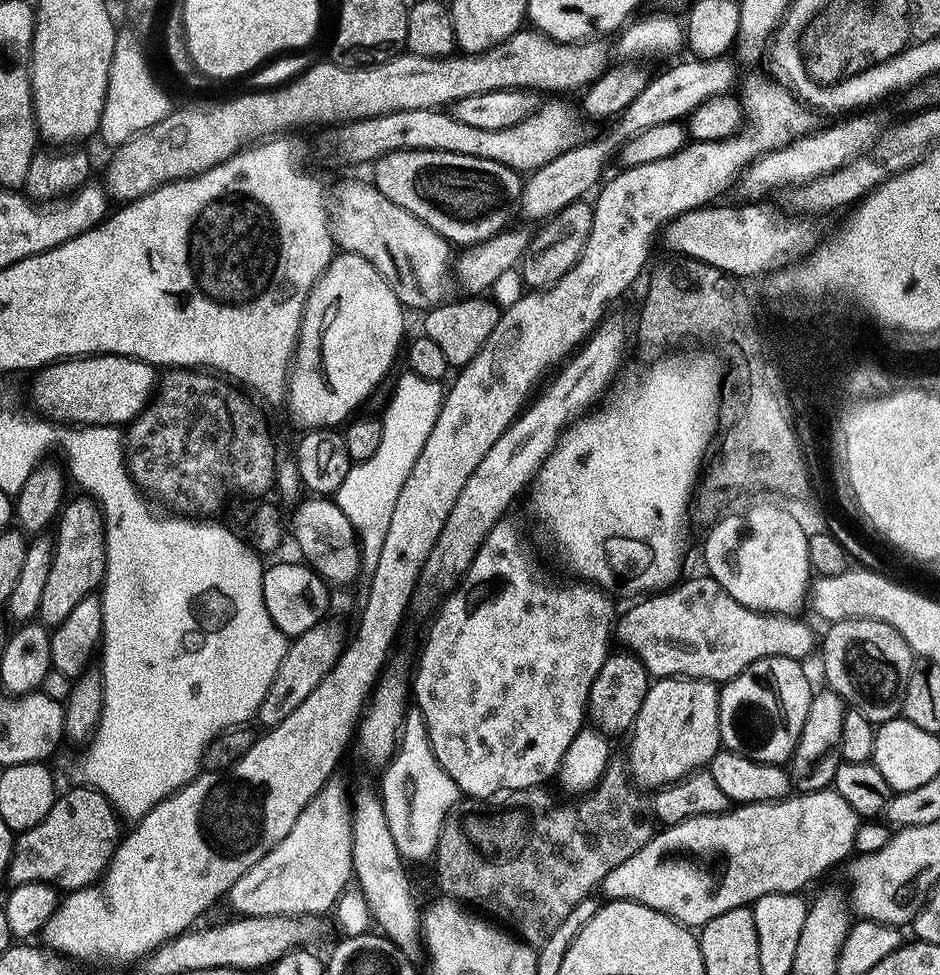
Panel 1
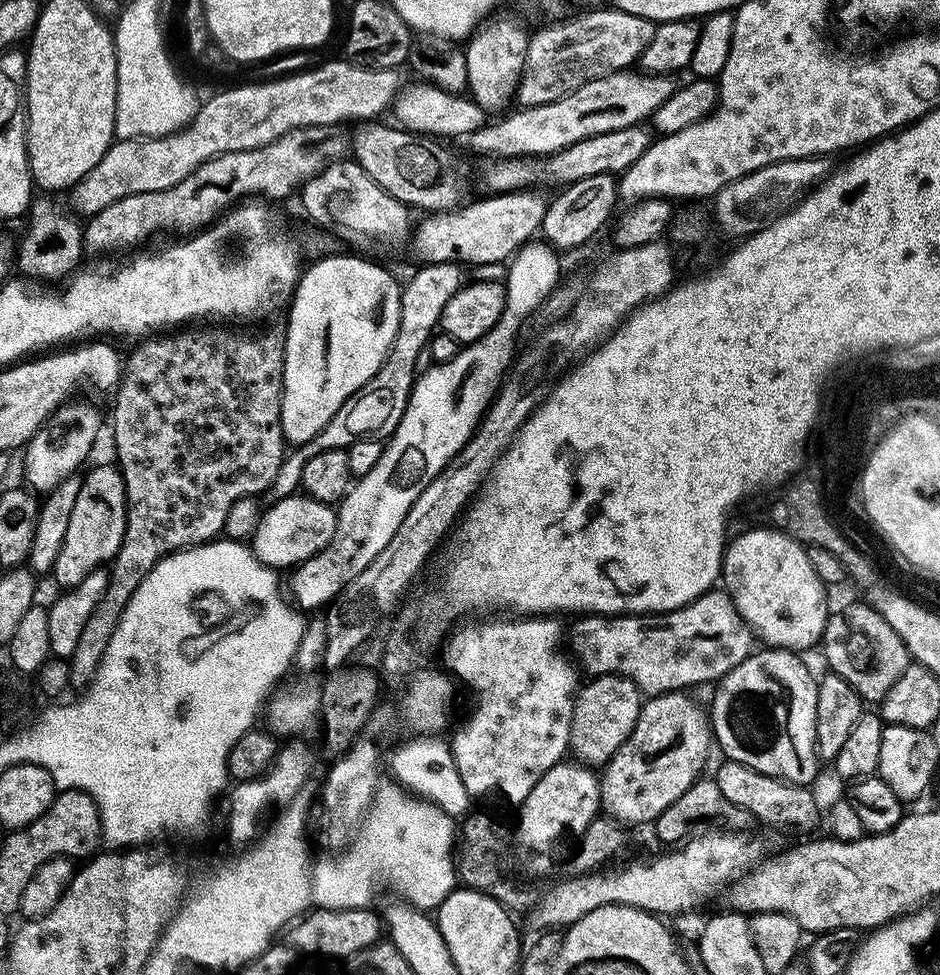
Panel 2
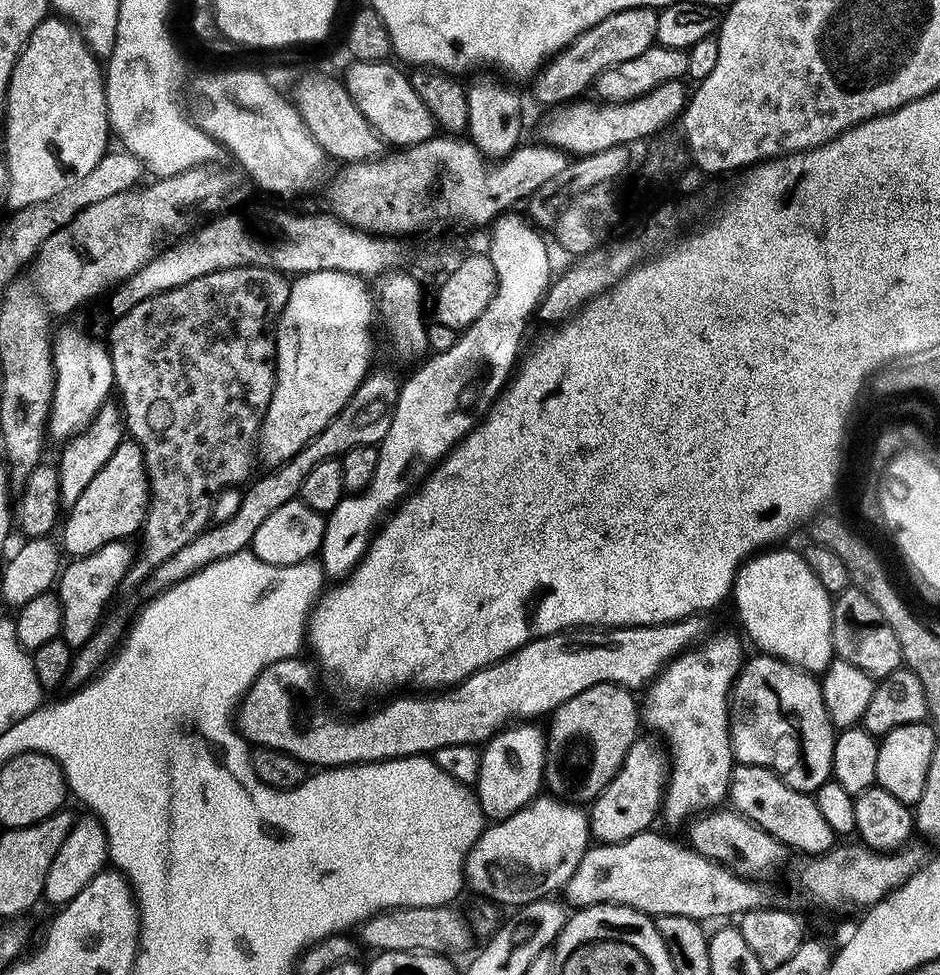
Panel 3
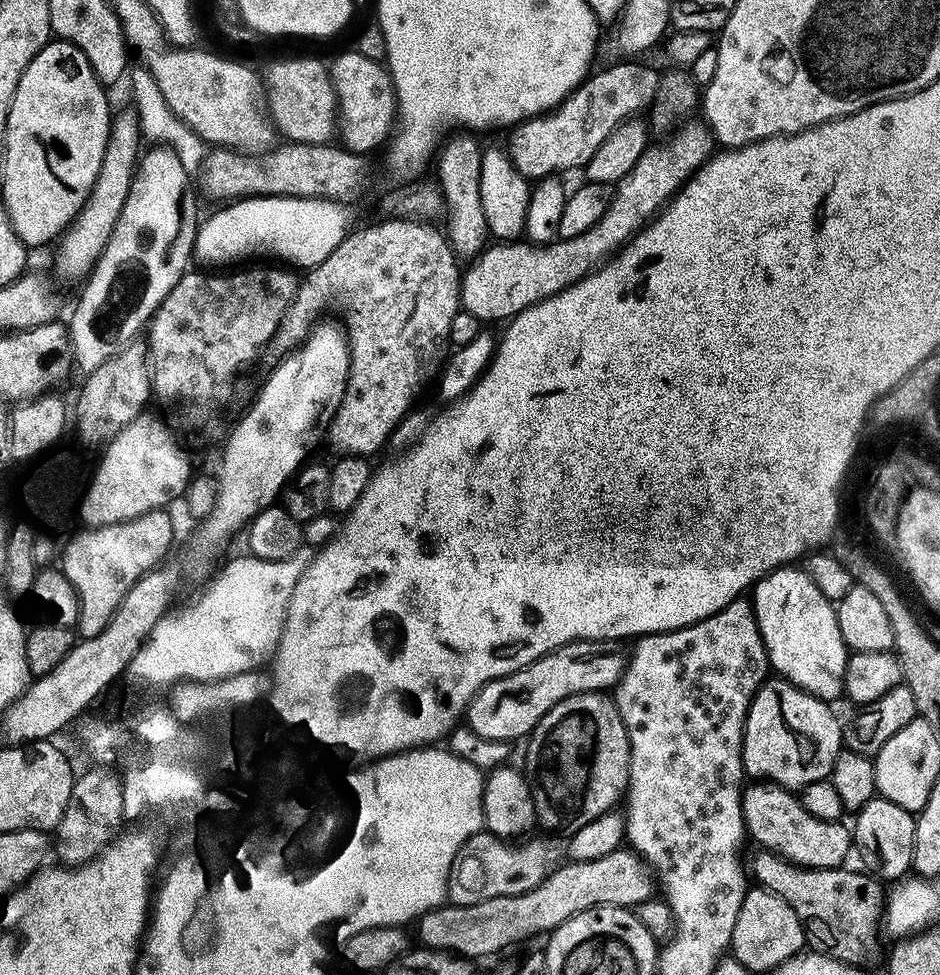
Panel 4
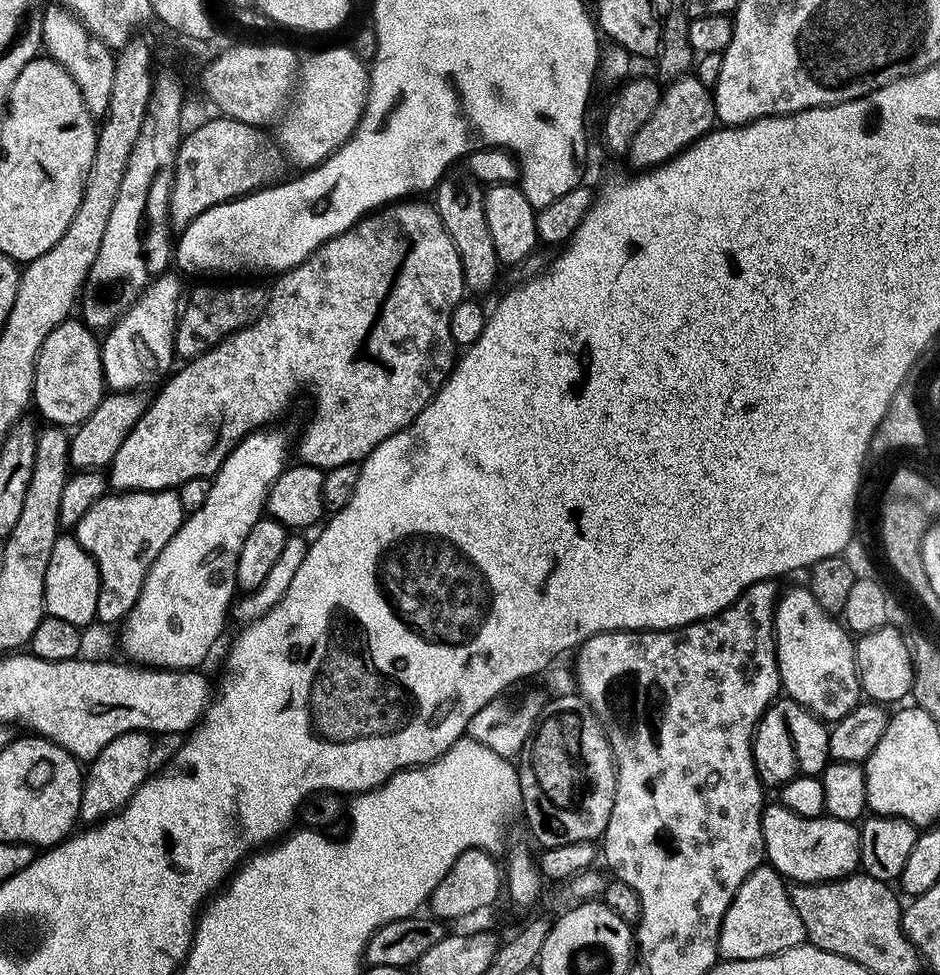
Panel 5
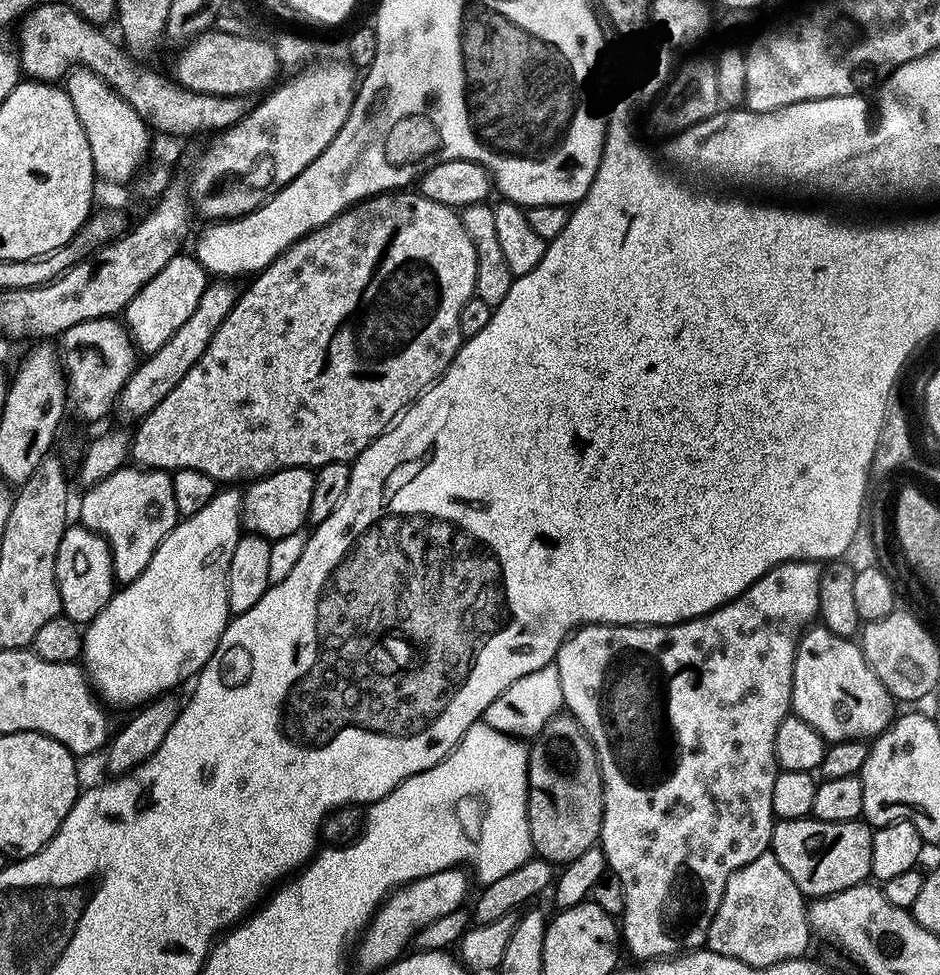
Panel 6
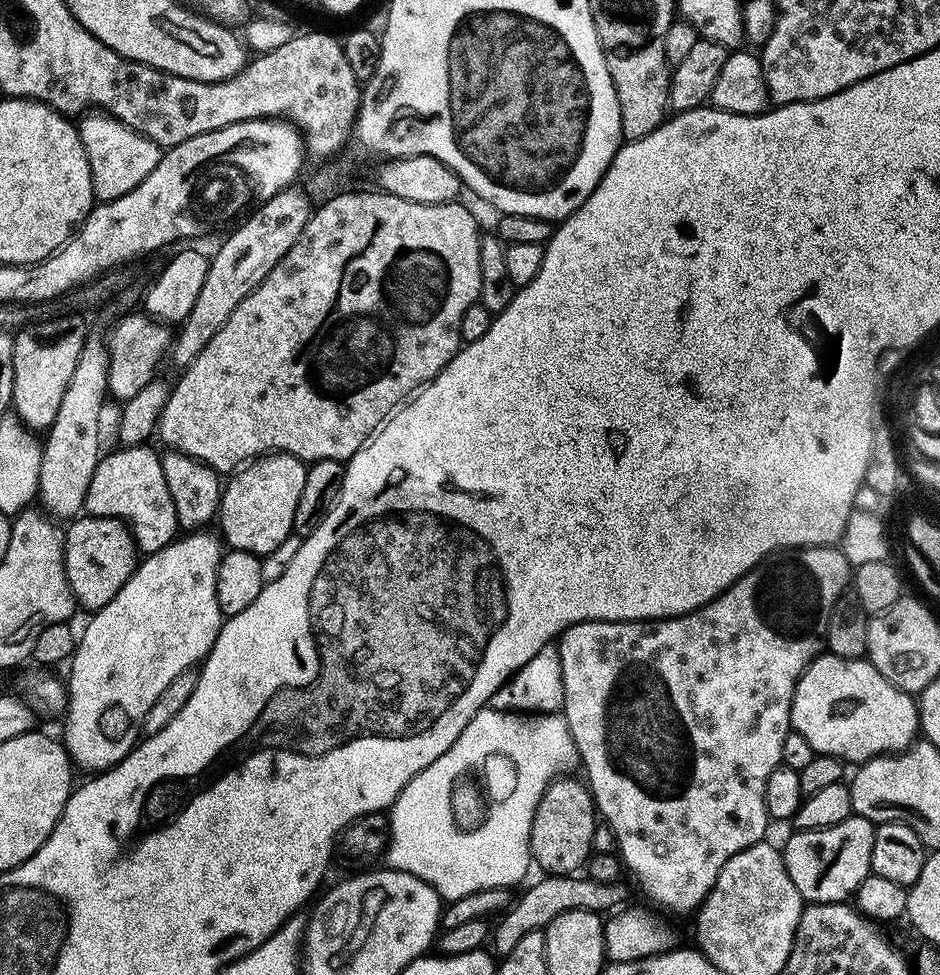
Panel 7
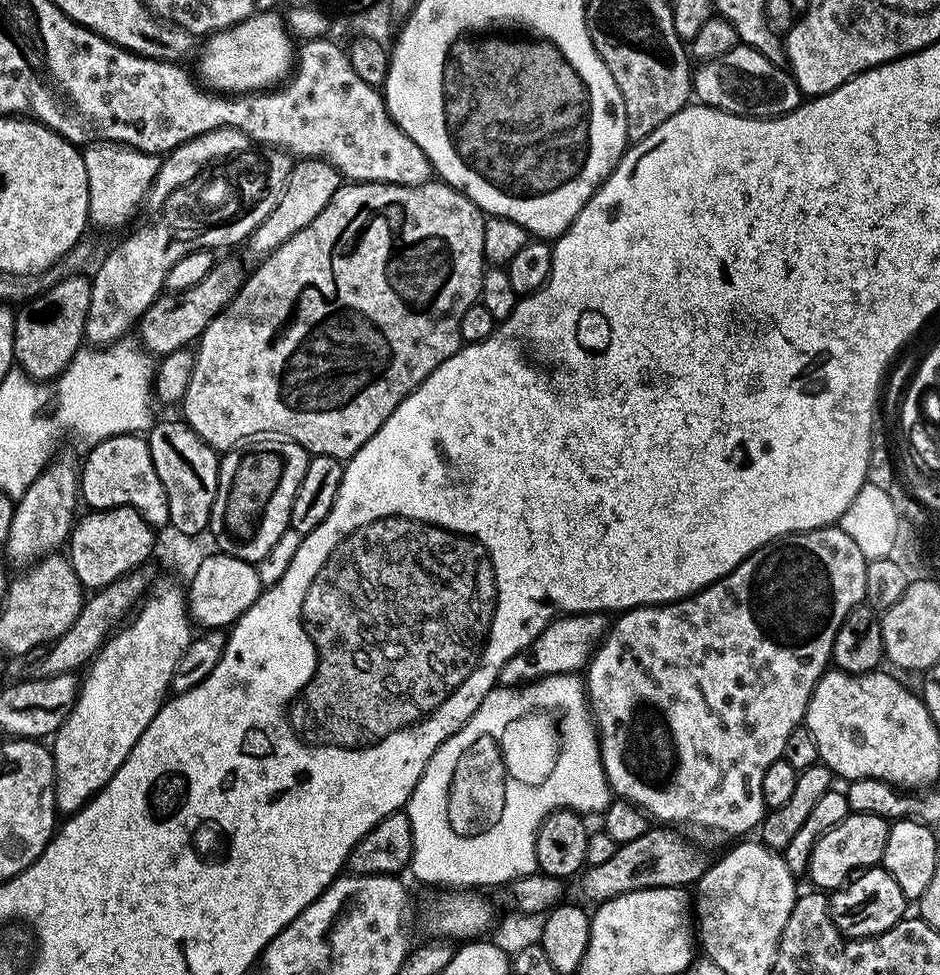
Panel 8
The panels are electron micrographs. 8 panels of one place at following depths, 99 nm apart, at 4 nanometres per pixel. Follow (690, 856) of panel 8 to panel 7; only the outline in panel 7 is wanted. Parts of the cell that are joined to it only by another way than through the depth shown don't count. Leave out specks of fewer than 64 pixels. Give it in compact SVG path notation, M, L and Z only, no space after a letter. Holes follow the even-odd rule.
M544 874L539 878L541 880L537 884L530 885L521 896L519 893L513 899L512 907L499 917L498 923L500 925L497 928L495 925L494 928L494 944L496 940L497 949L495 948L495 951L497 953L505 954L510 952L526 934L547 928L550 922L554 922L554 918L558 918L558 914L566 914L566 910L577 908L578 910L608 914L619 909L621 907L619 904L628 896L628 888L624 885L624 882L607 884L606 882L598 882L587 878L576 880L580 878L572 874L566 876Z

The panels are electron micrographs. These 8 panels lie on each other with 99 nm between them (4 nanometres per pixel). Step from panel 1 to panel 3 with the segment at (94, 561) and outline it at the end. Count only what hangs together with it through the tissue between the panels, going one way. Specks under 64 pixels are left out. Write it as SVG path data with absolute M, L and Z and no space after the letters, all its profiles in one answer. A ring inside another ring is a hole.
M134 442L120 443L67 513L68 521L67 516L63 521L63 551L75 558L94 554L94 550L115 540L135 537L143 529L149 495L148 471L144 469L142 450Z

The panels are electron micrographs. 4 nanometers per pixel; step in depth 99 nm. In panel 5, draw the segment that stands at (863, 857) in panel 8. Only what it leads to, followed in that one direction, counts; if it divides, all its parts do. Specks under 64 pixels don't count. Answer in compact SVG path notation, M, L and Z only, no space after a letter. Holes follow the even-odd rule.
M772 802L765 807L760 821L767 863L775 868L785 881L820 884L823 880L842 880L860 868L860 830L851 820L839 820L827 814L818 818L802 818L802 814L794 814L779 802Z

